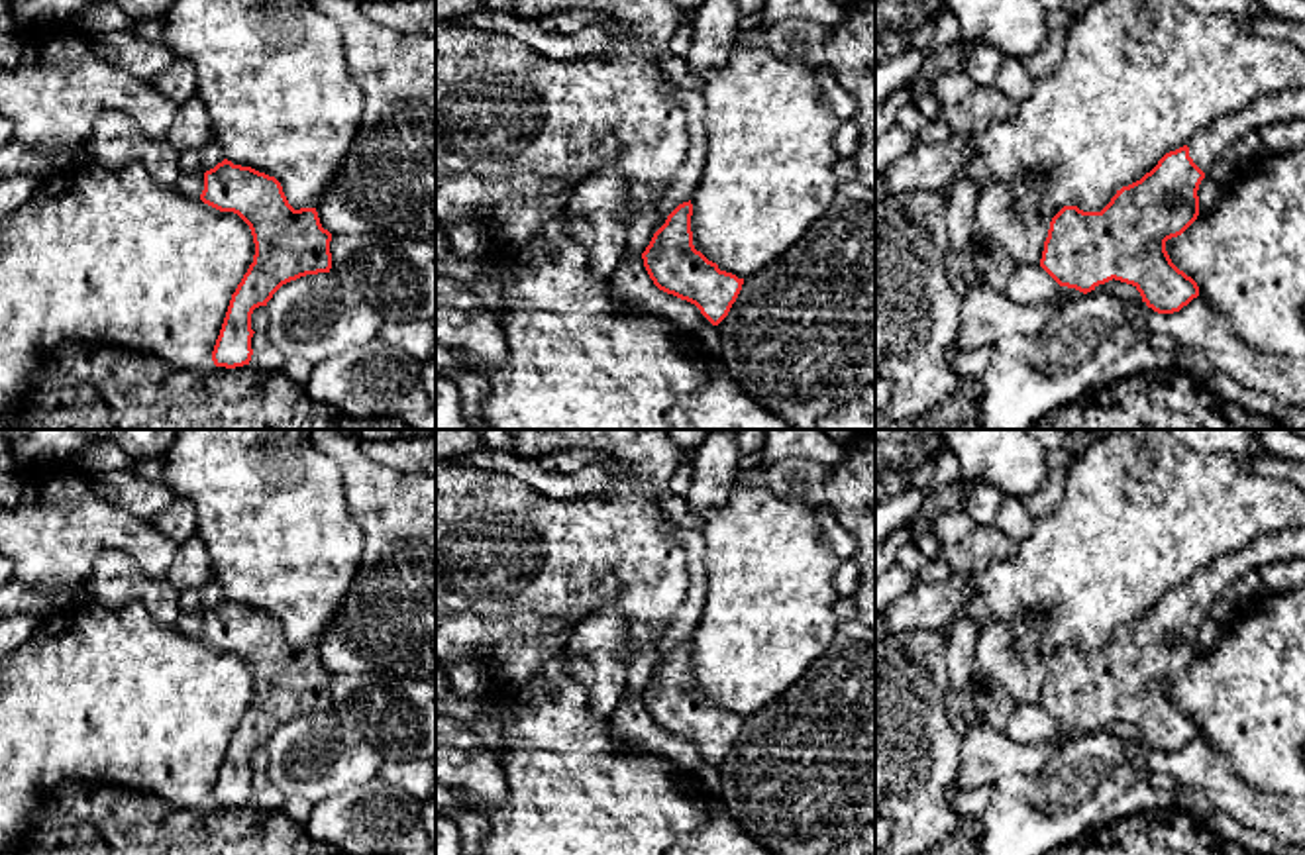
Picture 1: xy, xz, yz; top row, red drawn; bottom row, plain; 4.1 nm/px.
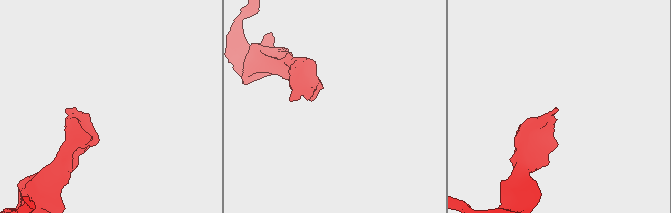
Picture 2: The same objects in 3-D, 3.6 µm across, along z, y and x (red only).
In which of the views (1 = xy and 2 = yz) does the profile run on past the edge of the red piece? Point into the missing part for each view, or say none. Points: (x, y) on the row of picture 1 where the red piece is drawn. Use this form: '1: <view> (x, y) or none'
1: none
2: yz (1205, 148)

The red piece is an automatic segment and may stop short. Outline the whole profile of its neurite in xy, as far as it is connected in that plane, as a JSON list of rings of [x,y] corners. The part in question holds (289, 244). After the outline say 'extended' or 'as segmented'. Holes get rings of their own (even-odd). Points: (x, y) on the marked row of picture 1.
[[[224,159],[204,173],[200,200],[220,212],[237,214],[251,229],[255,255],[232,294],[212,361],[216,367],[249,365],[251,314],[267,306],[287,282],[330,273],[332,233],[322,227],[316,208],[294,210],[275,176]]] | as segmented

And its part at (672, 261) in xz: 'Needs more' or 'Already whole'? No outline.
Already whole

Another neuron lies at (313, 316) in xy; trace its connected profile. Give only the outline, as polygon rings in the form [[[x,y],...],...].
[[[332,273],[283,284],[267,302],[269,345],[285,357],[320,363],[351,345],[379,337],[385,320],[357,292],[343,290]]]

